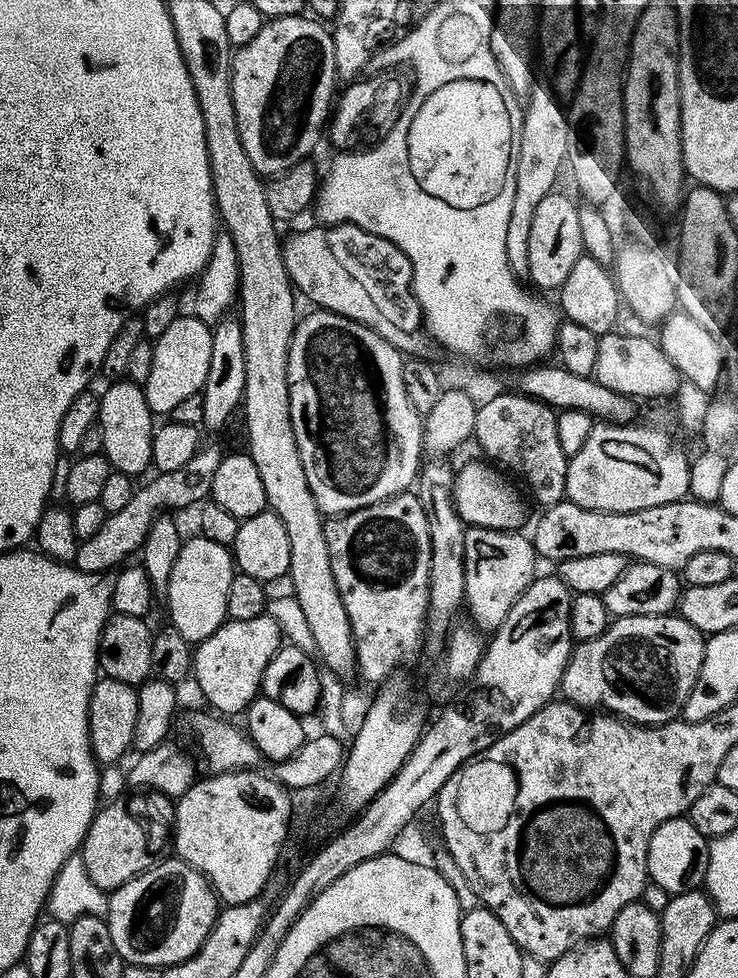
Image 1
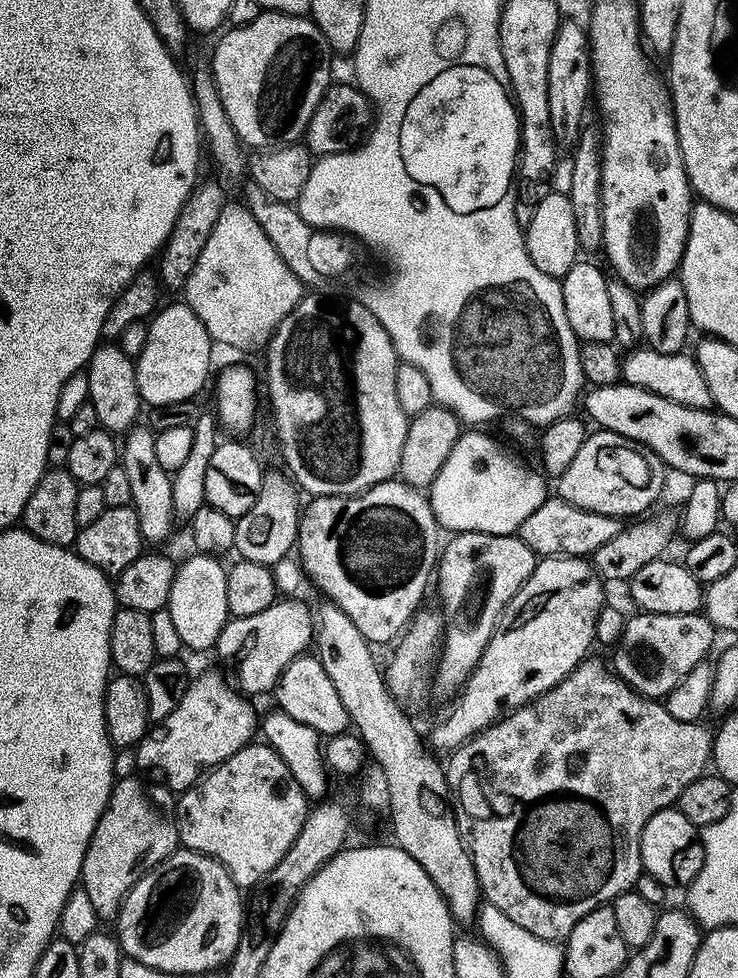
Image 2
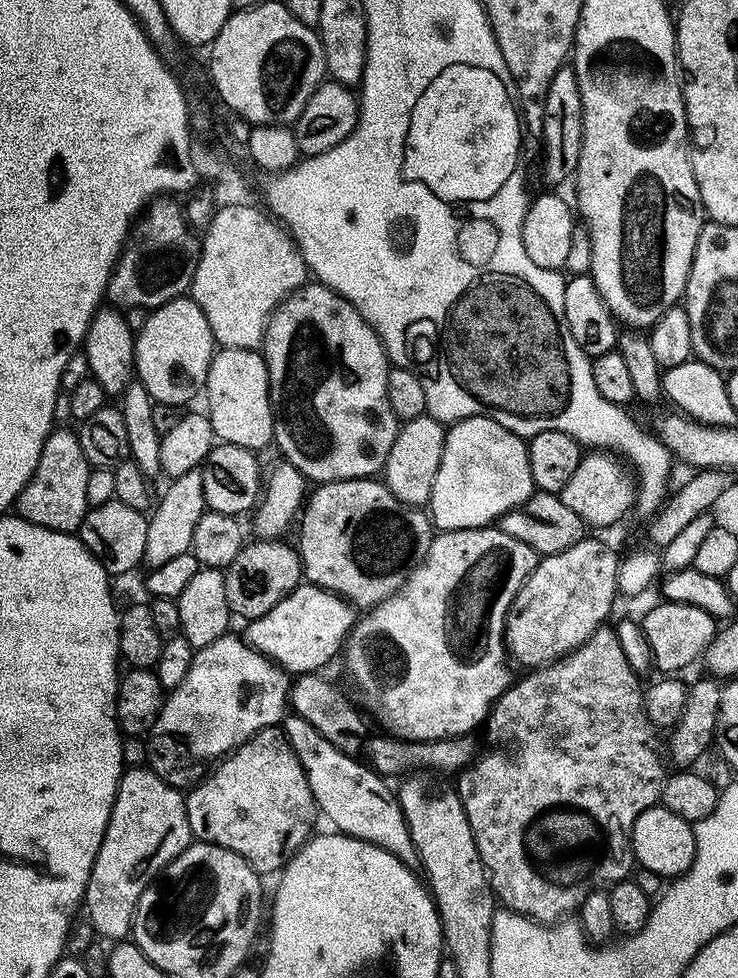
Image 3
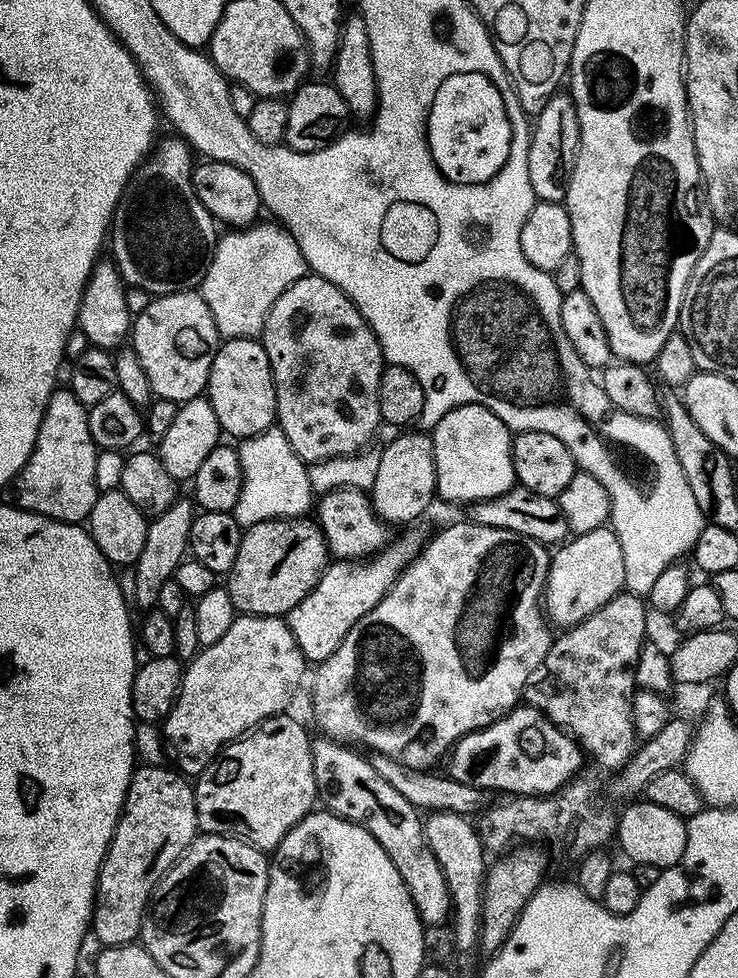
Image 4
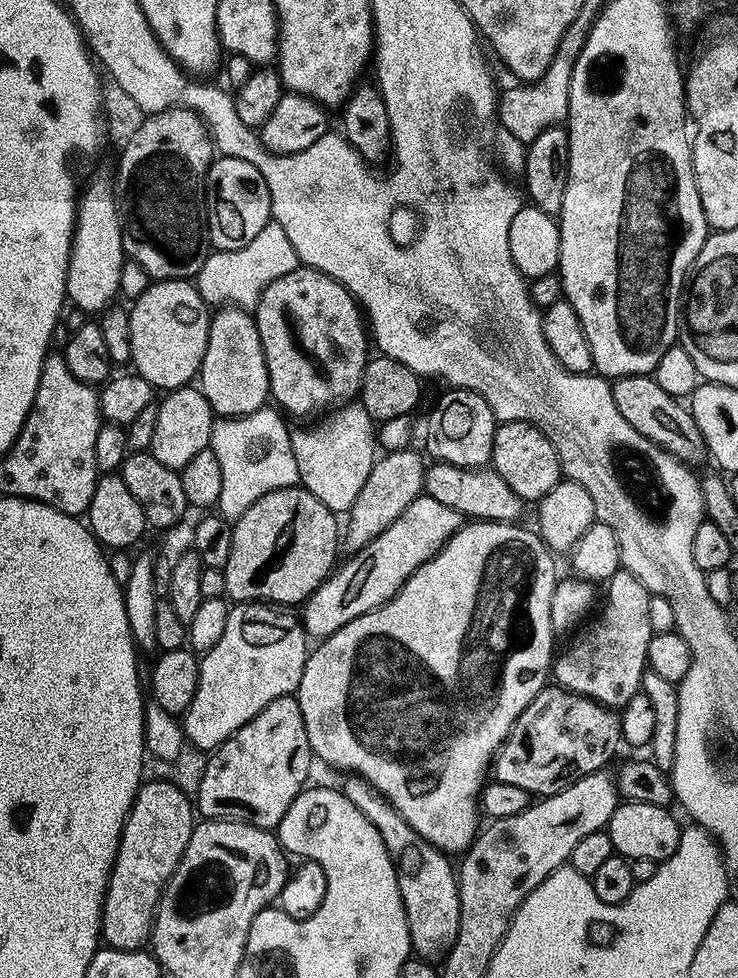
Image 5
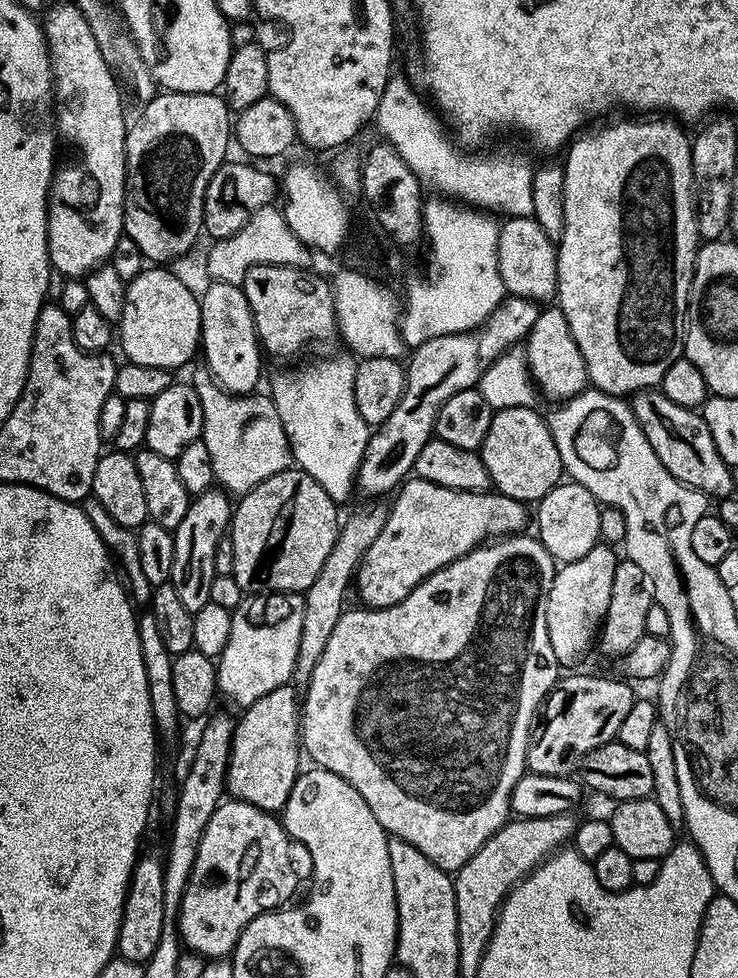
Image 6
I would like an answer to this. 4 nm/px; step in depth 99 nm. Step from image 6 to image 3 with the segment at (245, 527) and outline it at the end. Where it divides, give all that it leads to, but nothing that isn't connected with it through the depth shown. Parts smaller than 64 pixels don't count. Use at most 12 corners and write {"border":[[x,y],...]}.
{"border":[[283,539],[245,543],[224,572],[233,617],[272,612],[302,580]]}

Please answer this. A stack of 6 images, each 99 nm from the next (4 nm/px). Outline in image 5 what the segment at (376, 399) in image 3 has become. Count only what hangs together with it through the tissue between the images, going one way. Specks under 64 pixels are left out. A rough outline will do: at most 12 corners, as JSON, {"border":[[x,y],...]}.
{"border":[[317,268],[260,291],[271,399],[316,418],[359,397],[370,336]]}

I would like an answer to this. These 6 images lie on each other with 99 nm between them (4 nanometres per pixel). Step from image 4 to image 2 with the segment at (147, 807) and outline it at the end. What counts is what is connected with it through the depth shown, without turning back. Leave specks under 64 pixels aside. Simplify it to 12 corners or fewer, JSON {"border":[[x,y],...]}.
{"border":[[136,776],[112,785],[79,887],[99,919],[178,848]]}

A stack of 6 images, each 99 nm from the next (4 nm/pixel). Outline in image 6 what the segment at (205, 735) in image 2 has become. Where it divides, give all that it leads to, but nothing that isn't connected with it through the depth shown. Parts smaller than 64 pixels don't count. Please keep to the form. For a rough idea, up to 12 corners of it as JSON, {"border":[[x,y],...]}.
{"border":[[301,593],[232,609],[216,665],[241,709],[292,680]]}

